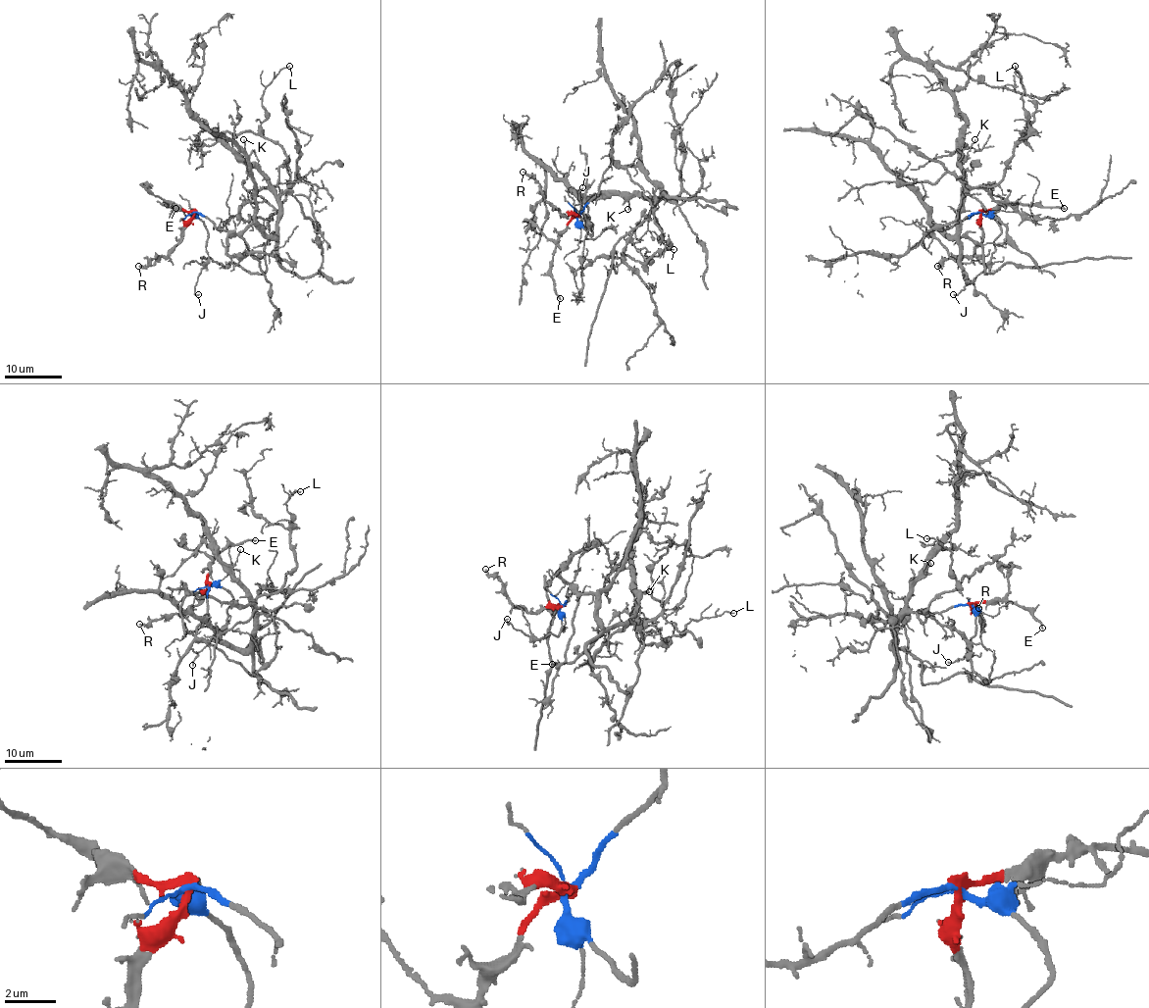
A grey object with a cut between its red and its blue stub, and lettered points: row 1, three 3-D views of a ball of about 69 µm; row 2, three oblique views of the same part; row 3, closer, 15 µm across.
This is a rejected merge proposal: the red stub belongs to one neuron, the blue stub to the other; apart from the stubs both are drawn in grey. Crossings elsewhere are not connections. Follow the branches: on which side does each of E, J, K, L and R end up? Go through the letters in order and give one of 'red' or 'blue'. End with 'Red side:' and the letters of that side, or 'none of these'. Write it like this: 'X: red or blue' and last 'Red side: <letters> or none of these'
E: red
J: blue
K: blue
L: blue
R: red
Red side: E, R

